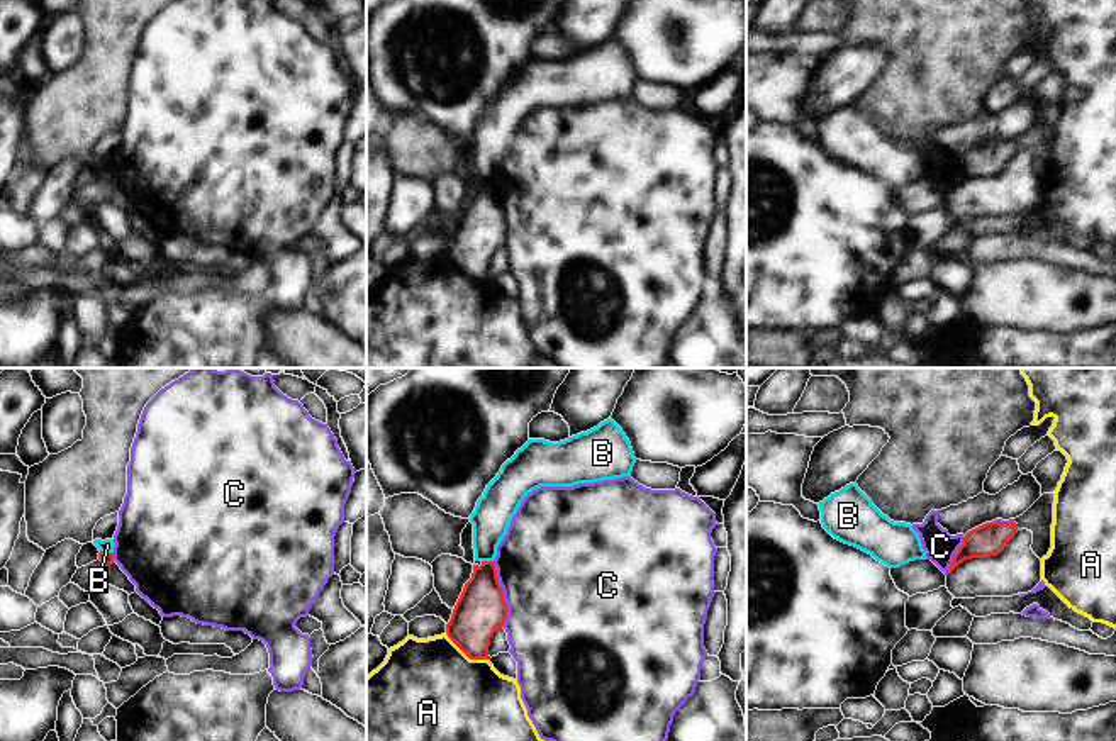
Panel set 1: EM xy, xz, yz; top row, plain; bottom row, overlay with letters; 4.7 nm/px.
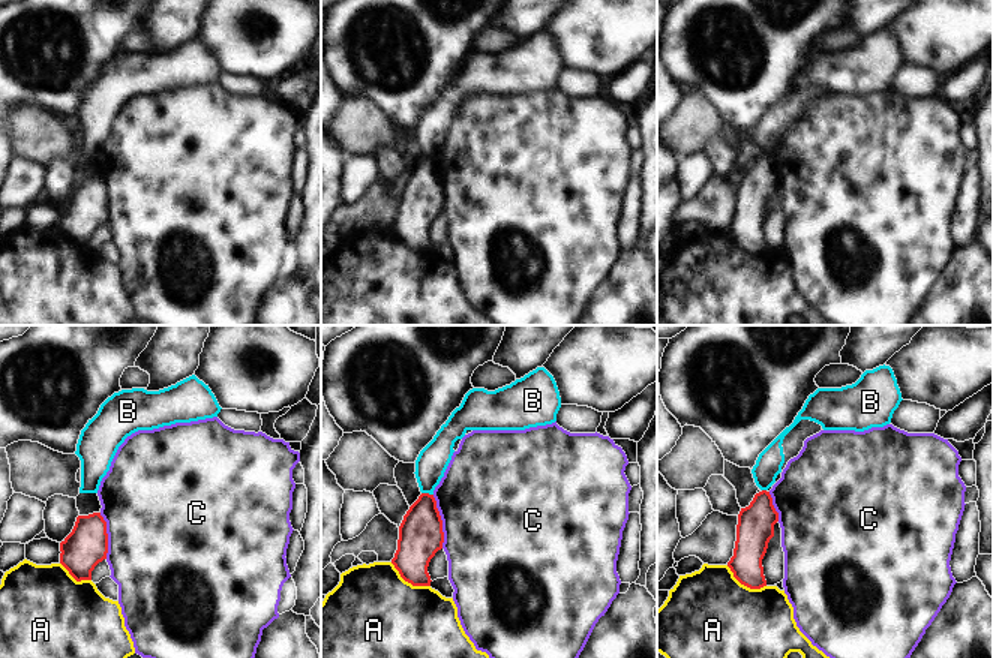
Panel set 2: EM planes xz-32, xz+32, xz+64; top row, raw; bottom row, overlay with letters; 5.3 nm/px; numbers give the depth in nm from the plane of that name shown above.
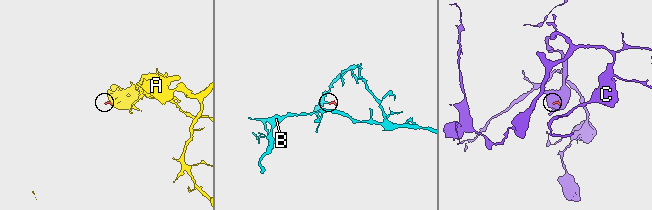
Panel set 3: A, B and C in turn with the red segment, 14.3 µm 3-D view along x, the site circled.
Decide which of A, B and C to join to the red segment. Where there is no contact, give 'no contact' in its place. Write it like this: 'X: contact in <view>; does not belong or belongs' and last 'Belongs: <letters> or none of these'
A: contact in xz; does not belong
B: contact in xz; does not belong
C: contact in xz; does not belong
Belongs: none of these

